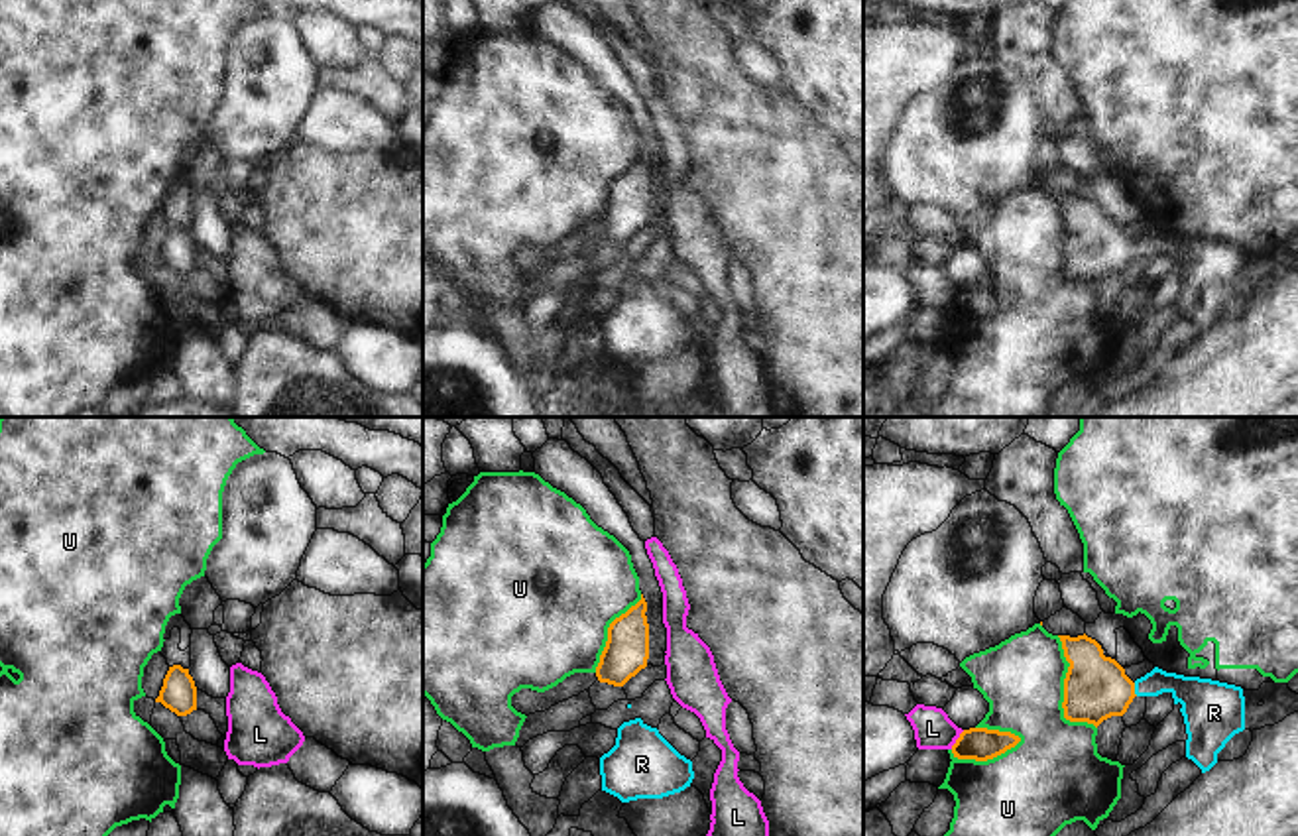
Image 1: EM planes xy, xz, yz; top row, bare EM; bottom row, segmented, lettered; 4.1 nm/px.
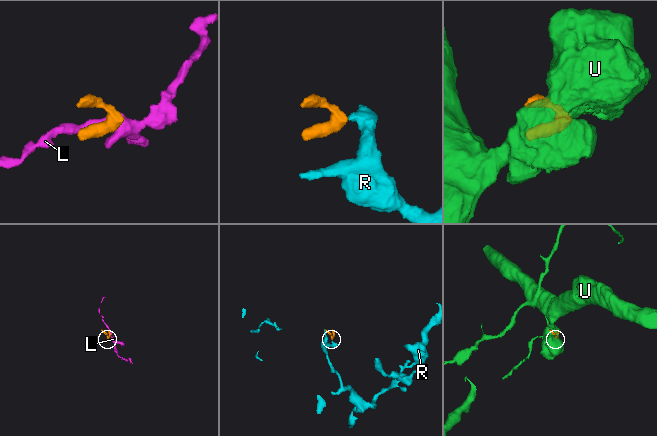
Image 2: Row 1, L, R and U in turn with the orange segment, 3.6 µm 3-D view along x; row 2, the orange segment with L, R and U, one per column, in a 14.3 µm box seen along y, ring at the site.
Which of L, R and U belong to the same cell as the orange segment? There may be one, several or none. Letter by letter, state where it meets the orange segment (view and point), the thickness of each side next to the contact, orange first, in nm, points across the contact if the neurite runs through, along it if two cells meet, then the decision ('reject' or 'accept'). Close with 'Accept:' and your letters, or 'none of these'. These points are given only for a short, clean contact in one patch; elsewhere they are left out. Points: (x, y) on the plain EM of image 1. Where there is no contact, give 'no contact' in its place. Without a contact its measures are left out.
L: yz (956, 299) | 140/160 nm | reject
R: yz (1133, 248) | 260/140 nm | across yz (1096, 246), (1133, 248), (1179, 244), (1194, 254) | accept
U: yz (986, 319) | 140/440 nm | reject
Accept: R

